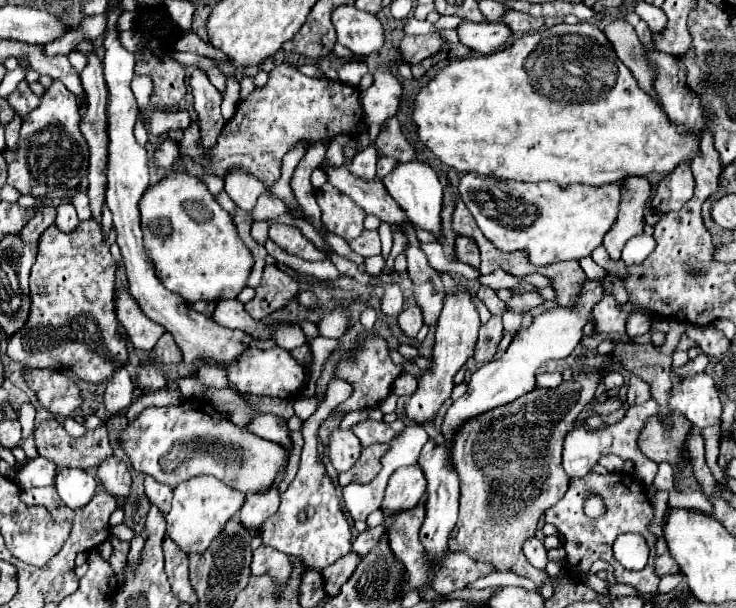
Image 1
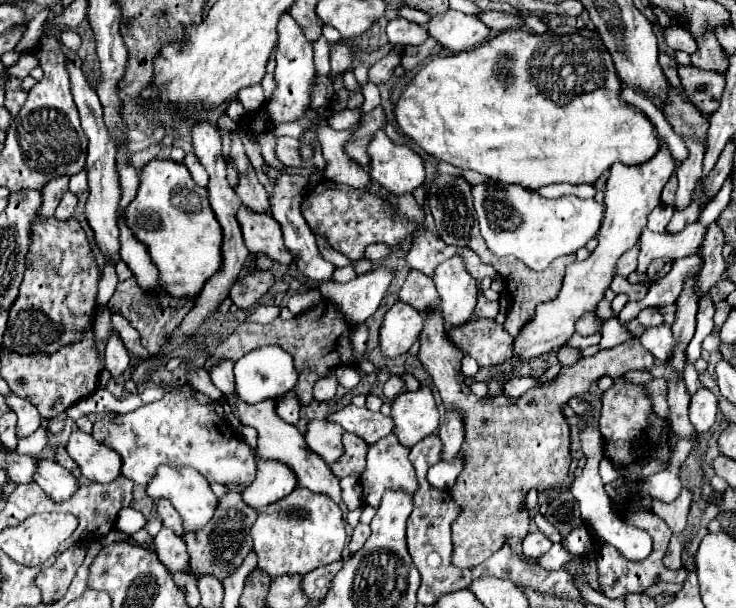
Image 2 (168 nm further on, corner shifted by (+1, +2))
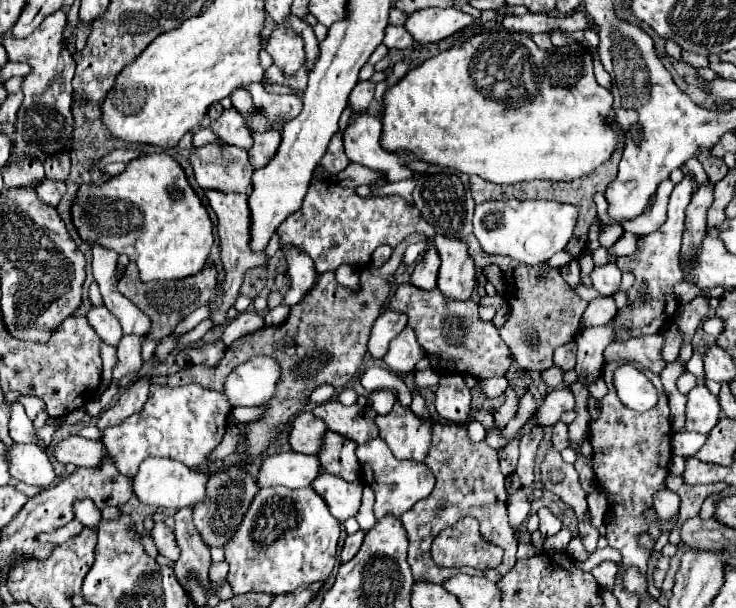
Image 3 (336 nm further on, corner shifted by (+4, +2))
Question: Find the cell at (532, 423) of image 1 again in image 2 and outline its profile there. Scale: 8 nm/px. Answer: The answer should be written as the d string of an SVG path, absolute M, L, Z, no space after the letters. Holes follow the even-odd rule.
M437 310L425 314L419 342L419 360L431 374L445 408L461 408L465 412L467 436L461 446L465 470L451 488L453 500L463 506L461 516L451 526L452 564L460 569L465 568L465 562L469 568L483 562L503 544L509 544L521 554L521 542L531 526L529 512L521 510L525 494L529 488L547 492L567 480L571 464L569 424L561 414L561 406L567 404L571 396L583 396L589 386L605 374L619 378L629 370L647 370L655 364L653 354L641 346L639 338L631 338L615 348L599 350L595 356L583 358L569 368L561 368L555 382L531 388L517 400L503 394L477 398L461 374L463 354L447 340L443 318Z

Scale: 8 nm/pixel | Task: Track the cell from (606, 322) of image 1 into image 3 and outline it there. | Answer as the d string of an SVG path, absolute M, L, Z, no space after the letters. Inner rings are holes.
M570 340L554 350L554 364L558 364L562 370L572 370L576 364L574 356L576 356L576 342Z

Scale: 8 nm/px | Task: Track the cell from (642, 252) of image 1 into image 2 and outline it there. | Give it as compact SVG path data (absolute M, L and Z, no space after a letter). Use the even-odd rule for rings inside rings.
M639 246L631 248L629 252L625 252L619 260L617 260L617 274L627 278L631 272L635 272L637 268L637 254L639 254Z

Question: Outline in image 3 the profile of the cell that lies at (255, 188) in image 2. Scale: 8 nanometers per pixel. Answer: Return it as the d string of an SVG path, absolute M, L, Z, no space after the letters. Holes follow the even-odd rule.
M206 144L192 152L190 162L200 188L250 196L254 166L246 150L230 144Z

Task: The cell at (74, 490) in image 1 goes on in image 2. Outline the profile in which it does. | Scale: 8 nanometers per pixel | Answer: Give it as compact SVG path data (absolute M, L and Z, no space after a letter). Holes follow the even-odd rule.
M43 458L37 460L37 476L33 476L33 480L53 498L53 500L67 500L79 486L77 478L65 470L61 464L57 464L55 460Z

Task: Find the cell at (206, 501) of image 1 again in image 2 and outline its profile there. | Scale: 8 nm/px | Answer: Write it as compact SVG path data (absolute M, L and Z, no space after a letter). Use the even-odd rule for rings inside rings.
M165 464L165 466L157 468L157 472L155 472L153 480L149 480L145 492L151 500L159 500L159 498L169 500L175 506L175 510L181 514L185 530L203 528L211 520L211 516L217 508L217 496L209 488L209 482L205 480L205 476L201 476L195 468L171 468Z

